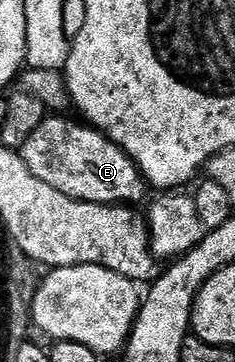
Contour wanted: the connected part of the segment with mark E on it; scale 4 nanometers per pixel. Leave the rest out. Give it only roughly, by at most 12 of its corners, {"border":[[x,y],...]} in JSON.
{"border":[[49,116],[21,157],[82,202],[139,204],[149,183],[106,134]]}

